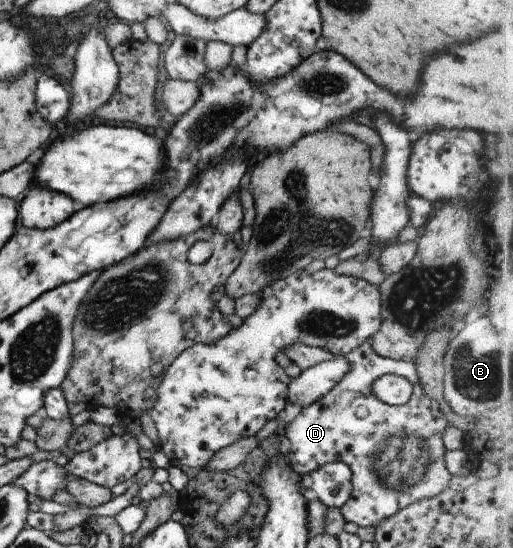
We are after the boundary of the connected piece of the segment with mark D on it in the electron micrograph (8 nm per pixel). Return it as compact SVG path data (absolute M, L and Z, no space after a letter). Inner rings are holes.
M369 341L363 342L345 357L348 359L350 368L344 374L344 378L326 396L303 408L294 419L284 426L283 434L288 447L288 451L285 453L294 472L305 480L311 472L324 464L342 461L349 466L352 472L353 490L350 498L339 509L344 514L346 522L374 528L382 520L394 516L394 513L406 508L409 504L432 498L448 488L452 475L445 463L446 449L442 442L442 434L451 424L440 412L438 402L425 395L412 360L397 361L378 356L372 350ZM387 374L404 377L412 384L413 393L406 404L386 404L372 394L372 384L380 376Z

